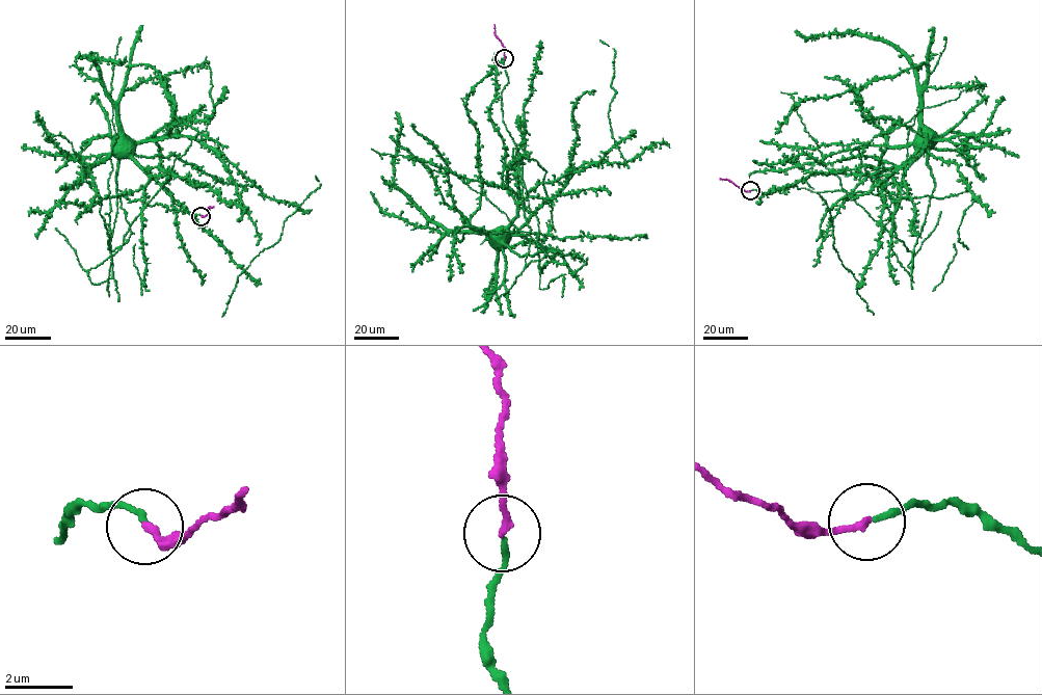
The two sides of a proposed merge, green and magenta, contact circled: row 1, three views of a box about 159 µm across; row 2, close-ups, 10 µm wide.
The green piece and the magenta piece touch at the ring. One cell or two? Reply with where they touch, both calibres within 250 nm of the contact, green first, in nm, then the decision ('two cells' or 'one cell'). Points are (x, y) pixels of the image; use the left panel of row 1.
place (201, 216); calibres 160 and 200 nm; one cell

